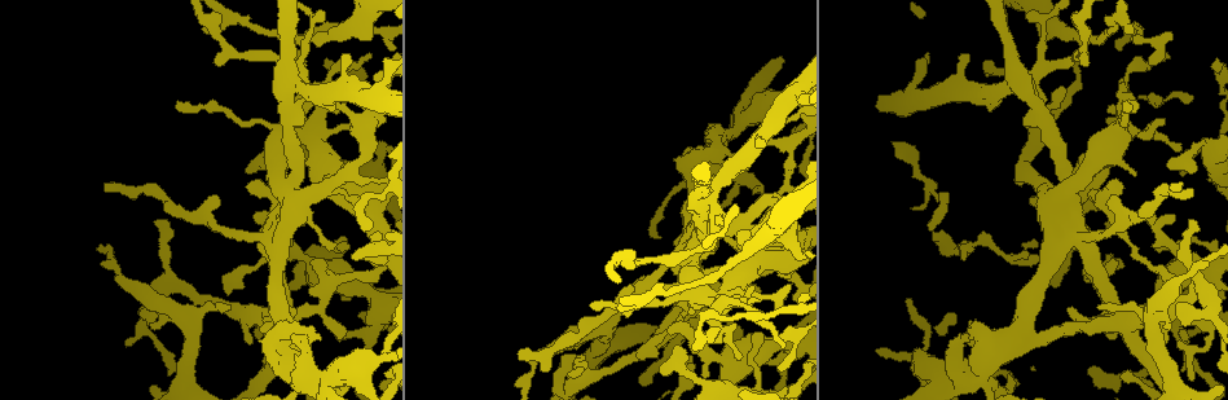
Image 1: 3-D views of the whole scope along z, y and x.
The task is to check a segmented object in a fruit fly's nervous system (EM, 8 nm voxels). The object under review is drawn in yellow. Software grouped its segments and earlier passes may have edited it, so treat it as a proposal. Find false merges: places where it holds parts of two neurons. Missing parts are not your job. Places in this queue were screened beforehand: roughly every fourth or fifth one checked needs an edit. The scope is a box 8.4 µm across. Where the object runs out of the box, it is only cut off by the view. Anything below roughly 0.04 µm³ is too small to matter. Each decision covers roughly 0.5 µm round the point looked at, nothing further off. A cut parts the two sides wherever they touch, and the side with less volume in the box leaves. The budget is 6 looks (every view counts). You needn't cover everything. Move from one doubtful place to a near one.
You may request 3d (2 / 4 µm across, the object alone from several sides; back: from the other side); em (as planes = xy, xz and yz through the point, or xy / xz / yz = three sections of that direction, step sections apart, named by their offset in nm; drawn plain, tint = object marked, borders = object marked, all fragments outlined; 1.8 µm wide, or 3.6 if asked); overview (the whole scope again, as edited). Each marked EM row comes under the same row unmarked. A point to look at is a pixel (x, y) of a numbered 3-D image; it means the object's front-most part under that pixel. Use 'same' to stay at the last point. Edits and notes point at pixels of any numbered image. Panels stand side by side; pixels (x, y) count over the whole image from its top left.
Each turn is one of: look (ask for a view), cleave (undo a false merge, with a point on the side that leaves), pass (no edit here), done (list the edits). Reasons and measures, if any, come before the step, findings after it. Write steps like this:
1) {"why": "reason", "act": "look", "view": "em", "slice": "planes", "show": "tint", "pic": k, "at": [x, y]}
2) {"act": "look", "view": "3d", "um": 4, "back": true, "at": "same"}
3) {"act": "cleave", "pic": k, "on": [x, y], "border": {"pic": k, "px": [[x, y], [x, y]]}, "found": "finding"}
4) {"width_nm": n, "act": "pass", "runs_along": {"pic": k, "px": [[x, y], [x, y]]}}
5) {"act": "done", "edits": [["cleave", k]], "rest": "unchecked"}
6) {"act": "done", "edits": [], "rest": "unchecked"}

{"why": "small branch off a trunk", "act": "look", "view": "em", "slice": "xz", "step": 8, "show": "tint", "pic": 1, "at": [311, 138]}

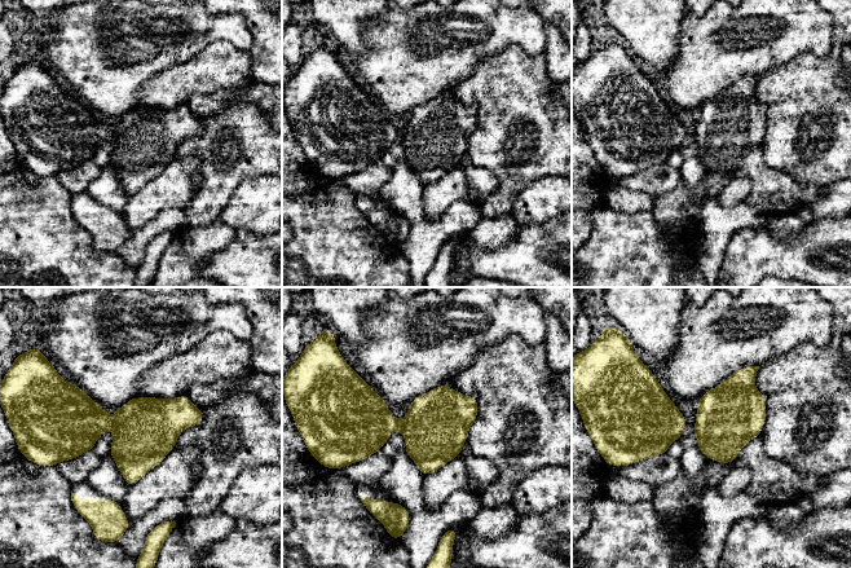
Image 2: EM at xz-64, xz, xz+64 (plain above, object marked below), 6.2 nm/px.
{"act": "look", "view": "em", "slice": "planes", "show": "tint", "at": "same"}

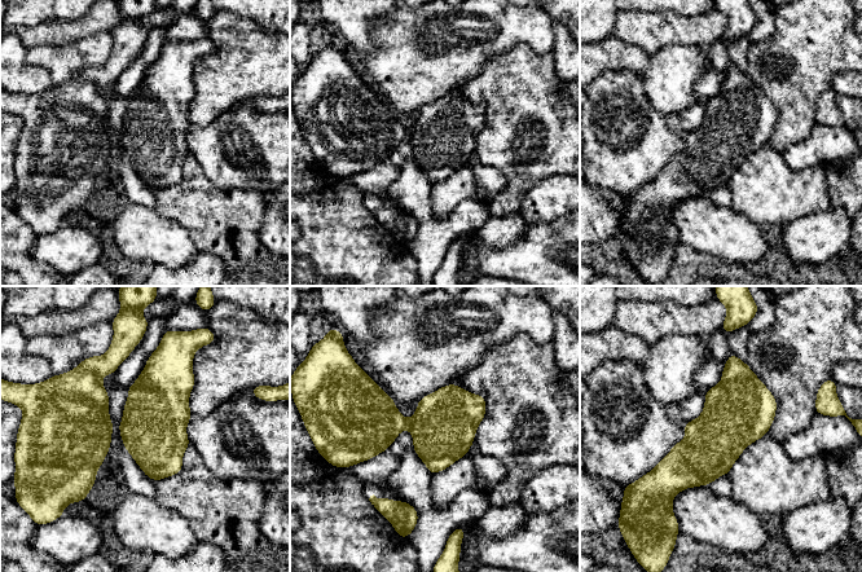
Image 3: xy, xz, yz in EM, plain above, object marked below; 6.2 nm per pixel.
{"act": "pass", "found": "continuous, no second neuron"}

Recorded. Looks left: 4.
{"act": "look", "view": "3d", "um": 4, "pic": 1, "at": [983, 378]}

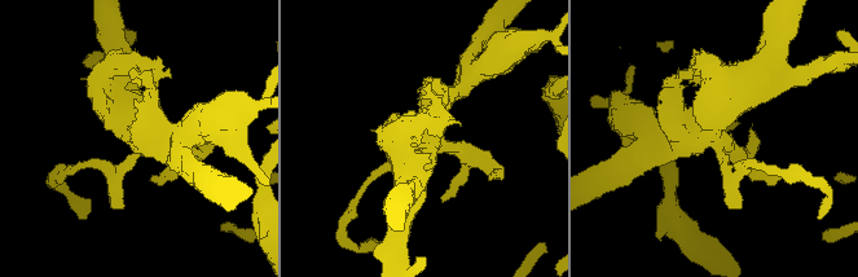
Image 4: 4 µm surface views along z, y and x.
{"act": "look", "view": "em", "slice": "xy", "step": 8, "show": "tint", "pic": 4, "at": [708, 130]}

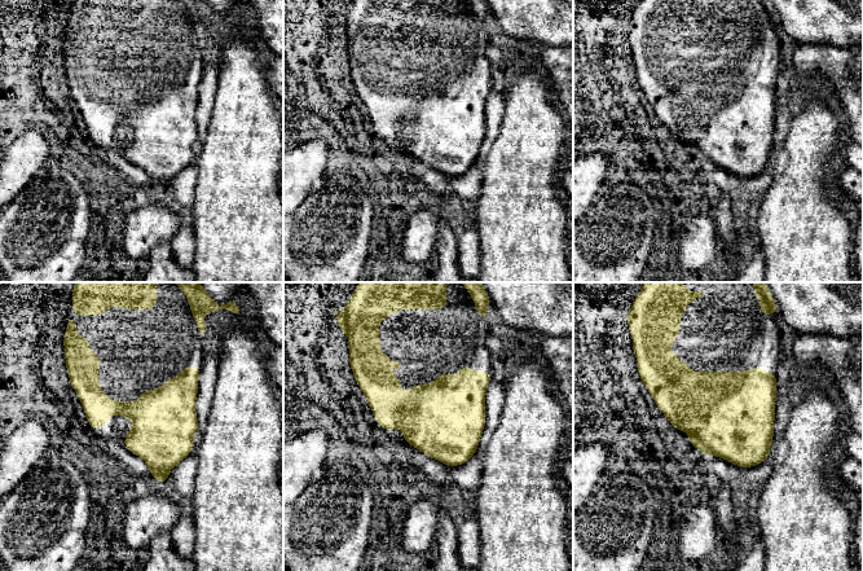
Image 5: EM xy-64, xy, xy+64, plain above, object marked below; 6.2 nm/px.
{"act": "pass", "found": "all the same neuron"}

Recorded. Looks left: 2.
{"act": "look", "view": "3d", "um": 2, "pic": 1, "at": [152, 299]}

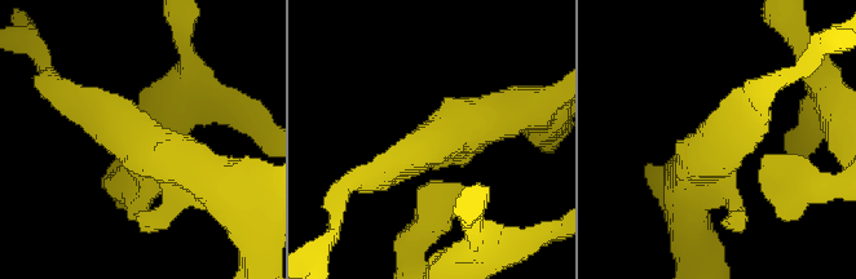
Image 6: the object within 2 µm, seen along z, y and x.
{"why": "now the EM", "act": "look", "view": "em", "um": 3.6, "slice": "yz", "step": 4, "show": "tint", "pic": 6, "at": [430, 149]}

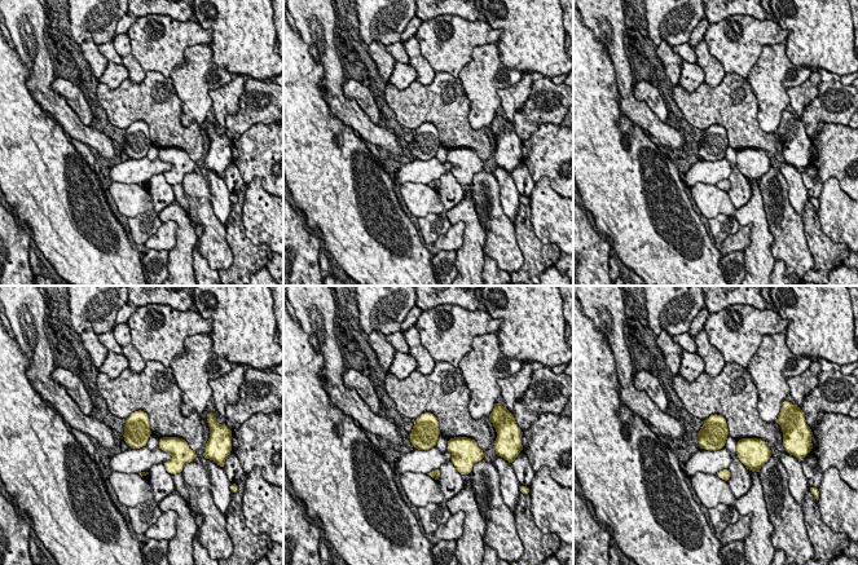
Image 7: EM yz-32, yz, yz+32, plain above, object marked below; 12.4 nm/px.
{"act": "pass", "found": "continuous, no second neuron"}

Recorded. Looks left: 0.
{"act": "done", "edits": [], "rest": "unchecked"}

